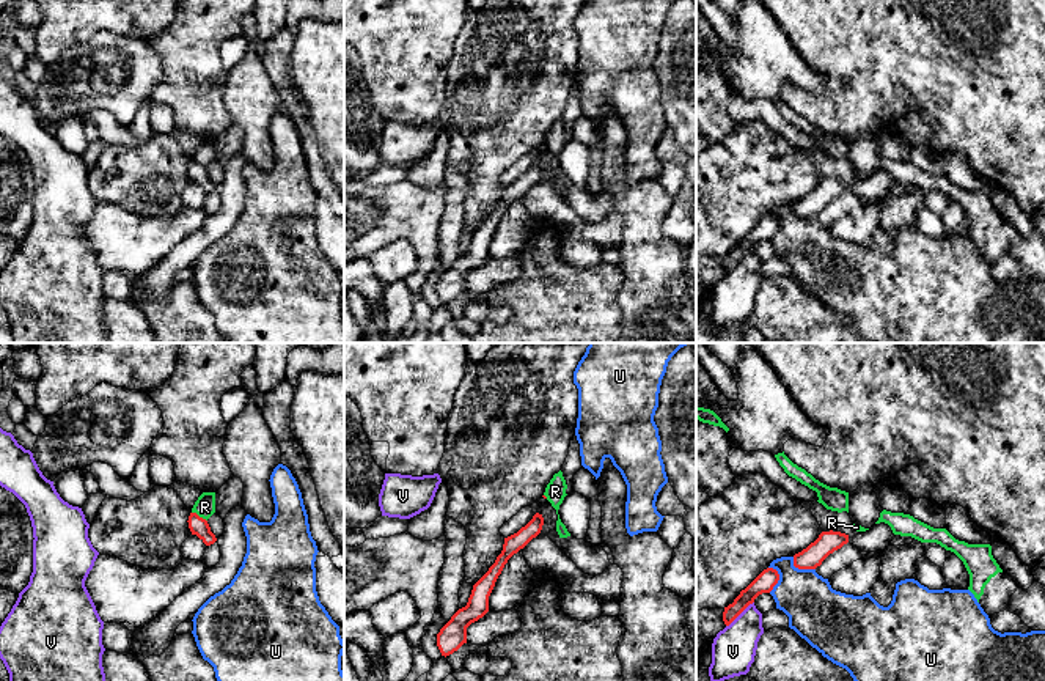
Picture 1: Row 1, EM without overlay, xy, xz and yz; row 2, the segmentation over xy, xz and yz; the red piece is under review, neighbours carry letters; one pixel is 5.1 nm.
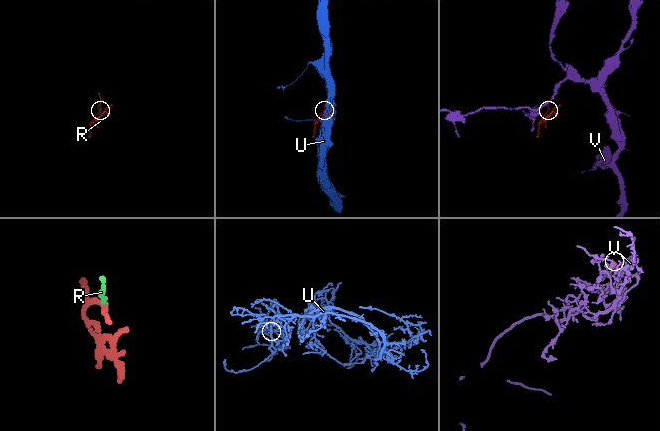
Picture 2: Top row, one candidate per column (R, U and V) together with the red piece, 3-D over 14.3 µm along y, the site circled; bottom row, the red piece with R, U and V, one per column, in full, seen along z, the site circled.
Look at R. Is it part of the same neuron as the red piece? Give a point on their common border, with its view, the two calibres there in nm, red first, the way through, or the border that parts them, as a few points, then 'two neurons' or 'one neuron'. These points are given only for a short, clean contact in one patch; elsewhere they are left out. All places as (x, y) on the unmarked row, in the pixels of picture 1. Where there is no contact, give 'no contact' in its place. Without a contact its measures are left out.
xy (198, 164) | 90/110 nm | along xy (192, 159), (206, 169) | two neurons

